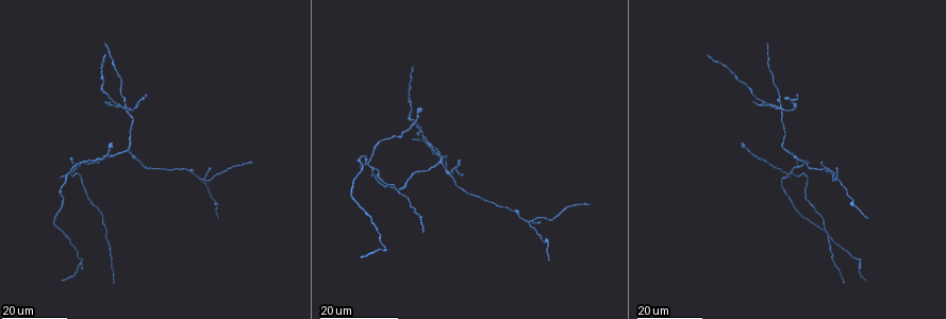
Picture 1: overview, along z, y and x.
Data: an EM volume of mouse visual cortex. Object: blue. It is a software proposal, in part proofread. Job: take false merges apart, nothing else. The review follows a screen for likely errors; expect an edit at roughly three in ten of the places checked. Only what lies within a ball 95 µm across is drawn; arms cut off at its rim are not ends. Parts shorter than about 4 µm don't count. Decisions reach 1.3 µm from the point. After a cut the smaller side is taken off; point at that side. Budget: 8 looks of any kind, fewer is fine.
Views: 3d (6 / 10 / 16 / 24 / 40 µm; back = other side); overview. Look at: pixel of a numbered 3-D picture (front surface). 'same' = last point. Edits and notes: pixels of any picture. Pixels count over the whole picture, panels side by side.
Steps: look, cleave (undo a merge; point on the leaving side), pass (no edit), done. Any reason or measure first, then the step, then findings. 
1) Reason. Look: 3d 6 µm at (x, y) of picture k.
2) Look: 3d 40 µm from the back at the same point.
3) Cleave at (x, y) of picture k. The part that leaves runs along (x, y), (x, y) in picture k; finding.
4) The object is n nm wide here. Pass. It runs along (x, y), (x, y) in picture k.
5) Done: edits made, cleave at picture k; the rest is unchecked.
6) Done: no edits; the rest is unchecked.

Two arms in line, one across. Look: 3d 24 µm at (200, 180) of picture 1.

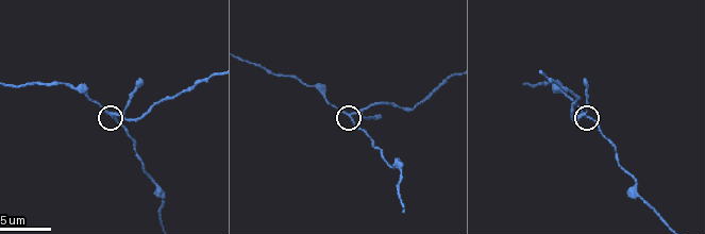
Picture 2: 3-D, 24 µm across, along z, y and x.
Look: 3d 10 µm at (351, 115) of picture 2.

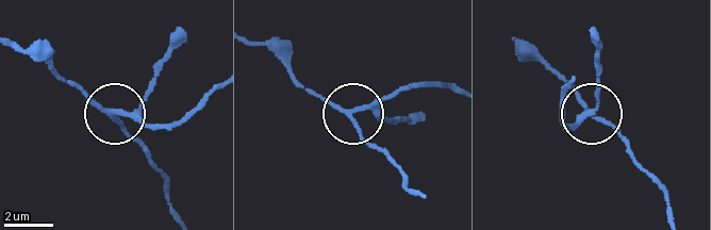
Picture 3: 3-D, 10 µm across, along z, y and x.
Look: 3d 6 µm at (353, 118) of picture 3.

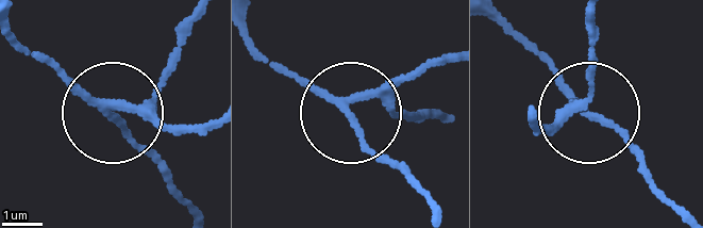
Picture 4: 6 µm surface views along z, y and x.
The side arm is 18 µm long. Pass. It runs along (253, 42), (345, 106), (365, 143), (402, 170) in picture 4; one neuron here.

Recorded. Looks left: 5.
Two arms in line, one across. Look: 3d 24 µm at (789, 152) of picture 1.

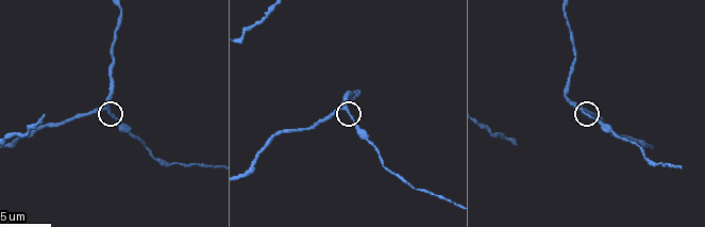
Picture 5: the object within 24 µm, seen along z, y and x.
Look: 3d 10 µm at (582, 111) of picture 5.

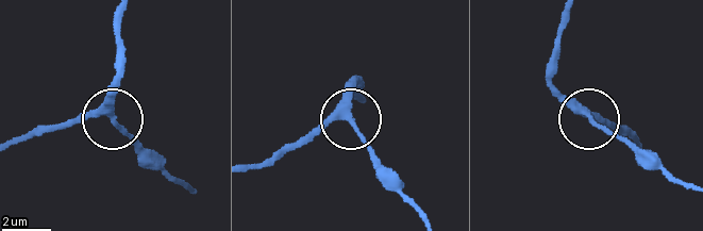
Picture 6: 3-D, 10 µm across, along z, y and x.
The side arm is 49 µm long. Pass. It runs along (12, 143), (90, 115), (107, 116), (113, 80) in picture 6; one neuron here.

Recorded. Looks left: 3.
Small branch off a trunk. Look: 3d 16 µm at (786, 175) of picture 1.

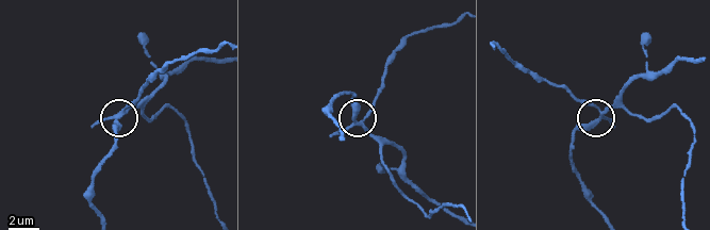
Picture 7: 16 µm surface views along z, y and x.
Closer look. Look: 3d 6 µm at (124, 109) of picture 7.

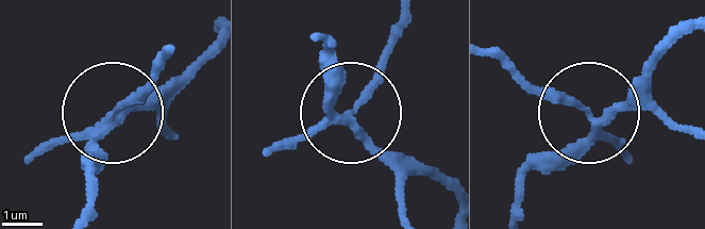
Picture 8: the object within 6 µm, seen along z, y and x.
The side arm is 26 µm long; 3 arms meet here. Cleave at (137, 98) of picture 8. A second neuron is stuck on.

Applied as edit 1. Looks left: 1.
Done: edits made, cleave at picture 8; the rest is unchecked.

